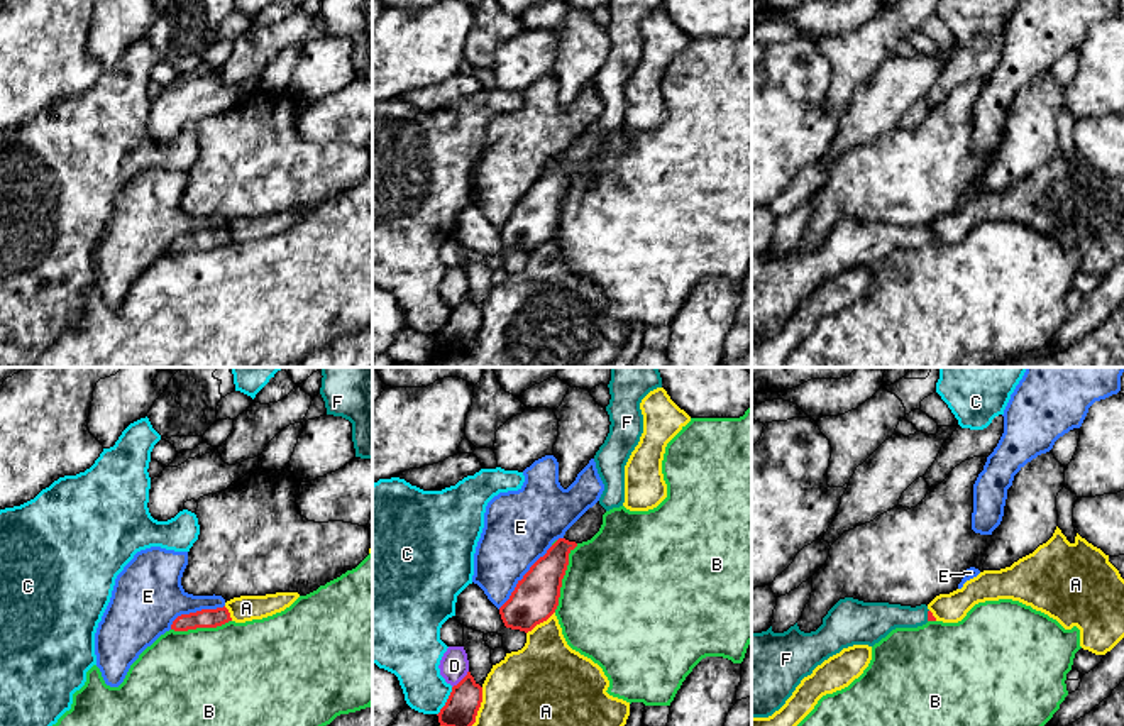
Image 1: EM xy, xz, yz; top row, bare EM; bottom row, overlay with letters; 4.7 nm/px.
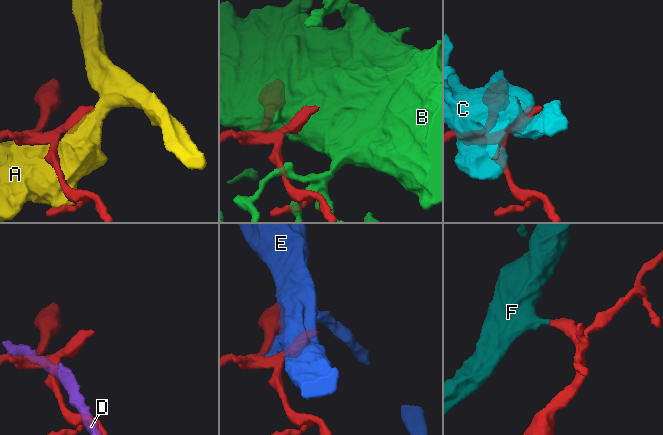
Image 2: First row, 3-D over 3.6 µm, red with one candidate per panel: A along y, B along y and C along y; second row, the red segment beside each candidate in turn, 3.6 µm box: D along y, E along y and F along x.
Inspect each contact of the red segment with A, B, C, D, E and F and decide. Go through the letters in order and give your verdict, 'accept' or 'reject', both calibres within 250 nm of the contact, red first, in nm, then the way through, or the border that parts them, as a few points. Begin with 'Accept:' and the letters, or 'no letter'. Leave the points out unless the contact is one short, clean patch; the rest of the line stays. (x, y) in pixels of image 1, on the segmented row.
Accept: F
A: reject; calibres 160 and 360 nm
B: reject; calibres 220 and 500 nm
C: reject; calibres 160 and 220 nm
D: reject; calibres 160 and 140 nm
E: reject; calibres 220 and 340 nm
F: accept; calibres 30 and 180 nm; way yz (930, 615), (928, 615), (884, 616), (876, 620)

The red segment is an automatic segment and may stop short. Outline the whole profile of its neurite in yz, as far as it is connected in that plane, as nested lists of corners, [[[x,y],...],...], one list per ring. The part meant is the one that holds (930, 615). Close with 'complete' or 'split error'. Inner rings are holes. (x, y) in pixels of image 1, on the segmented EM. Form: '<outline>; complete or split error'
[[[845,597],[828,611],[816,631],[804,633],[796,623],[784,633],[774,633],[772,626],[762,633],[752,633],[752,718],[769,718],[779,711],[804,677],[843,648],[873,646],[895,628],[917,628],[928,621],[936,621],[936,618],[926,604],[911,608]]]; split error

